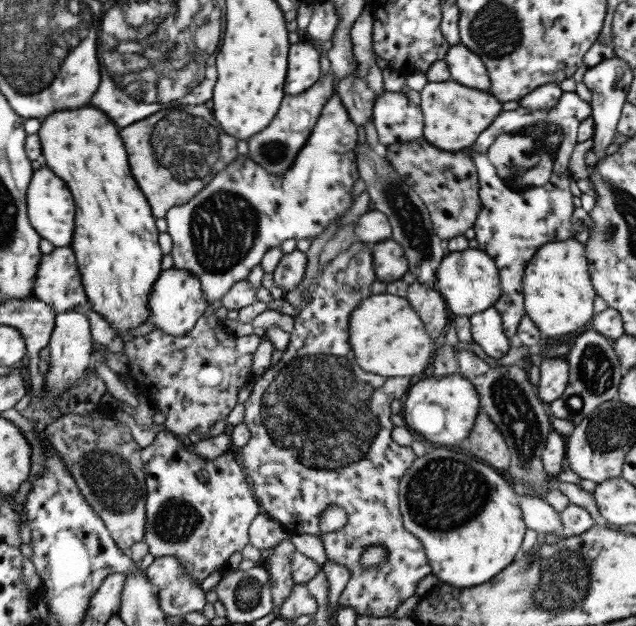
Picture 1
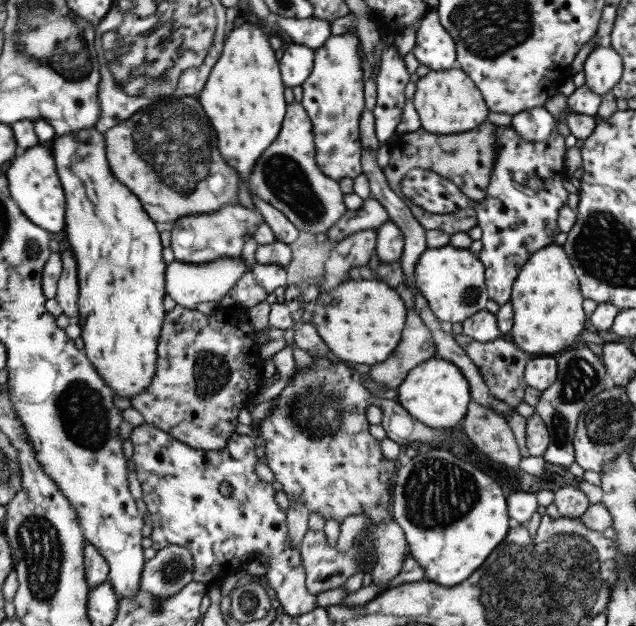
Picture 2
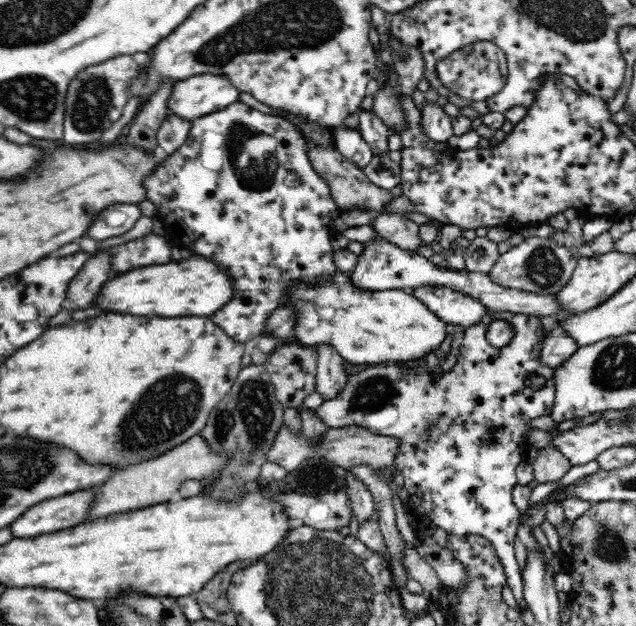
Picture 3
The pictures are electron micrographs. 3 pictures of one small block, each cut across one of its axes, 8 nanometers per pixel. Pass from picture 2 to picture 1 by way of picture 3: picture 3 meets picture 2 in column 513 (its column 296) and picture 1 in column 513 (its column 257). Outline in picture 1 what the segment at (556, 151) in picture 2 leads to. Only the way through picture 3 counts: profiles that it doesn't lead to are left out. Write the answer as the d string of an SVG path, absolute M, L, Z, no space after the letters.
M575 91L572 92L562 92L558 98L558 102L548 110L533 110L532 112L527 111L527 109L518 107L516 110L500 110L497 116L492 120L489 127L475 139L475 142L467 148L467 152L475 154L477 156L486 156L485 150L492 145L492 142L503 132L511 132L511 130L517 130L521 126L527 126L531 124L533 120L553 120L555 124L561 126L563 130L563 140L559 144L559 150L555 154L555 160L553 160L553 172L551 172L551 178L547 180L545 186L539 186L539 188L527 188L527 190L521 190L521 192L515 192L511 188L505 186L505 182L497 182L497 174L491 174L491 164L485 162L485 160L472 160L475 165L475 170L477 172L477 180L479 180L479 202L481 202L481 209L477 213L476 221L473 223L472 229L474 230L474 239L477 242L477 249L481 249L485 254L493 257L493 262L497 267L497 272L499 273L499 288L501 295L493 304L493 309L498 310L499 317L501 318L501 325L503 334L507 339L516 335L516 328L521 321L521 318L525 315L524 305L523 305L523 293L522 293L522 276L524 272L525 265L528 260L531 259L532 254L543 246L549 243L549 241L562 241L571 239L574 237L575 232L573 232L573 227L571 227L570 216L573 212L573 204L571 203L571 192L569 191L569 181L571 177L569 175L569 170L567 170L567 161L571 152L573 152L573 146L576 143L576 130L579 123L585 120L585 117L589 117L591 114L590 104L580 100Z

